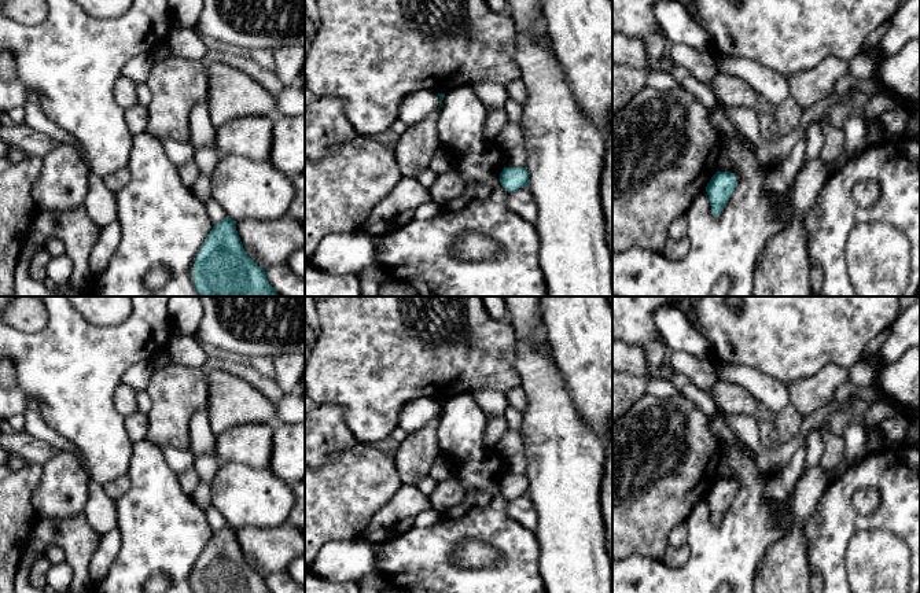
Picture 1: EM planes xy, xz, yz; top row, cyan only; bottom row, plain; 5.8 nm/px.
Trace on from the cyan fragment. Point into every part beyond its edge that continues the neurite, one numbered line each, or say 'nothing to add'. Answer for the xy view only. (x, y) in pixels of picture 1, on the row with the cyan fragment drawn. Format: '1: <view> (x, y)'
nothing to add

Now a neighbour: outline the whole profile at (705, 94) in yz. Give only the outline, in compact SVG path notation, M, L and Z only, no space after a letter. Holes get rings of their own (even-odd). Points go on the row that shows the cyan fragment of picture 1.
M671 60L671 67L667 73L673 75L680 86L691 92L703 106L711 108L717 104L717 96L713 88L696 80L685 67Z

